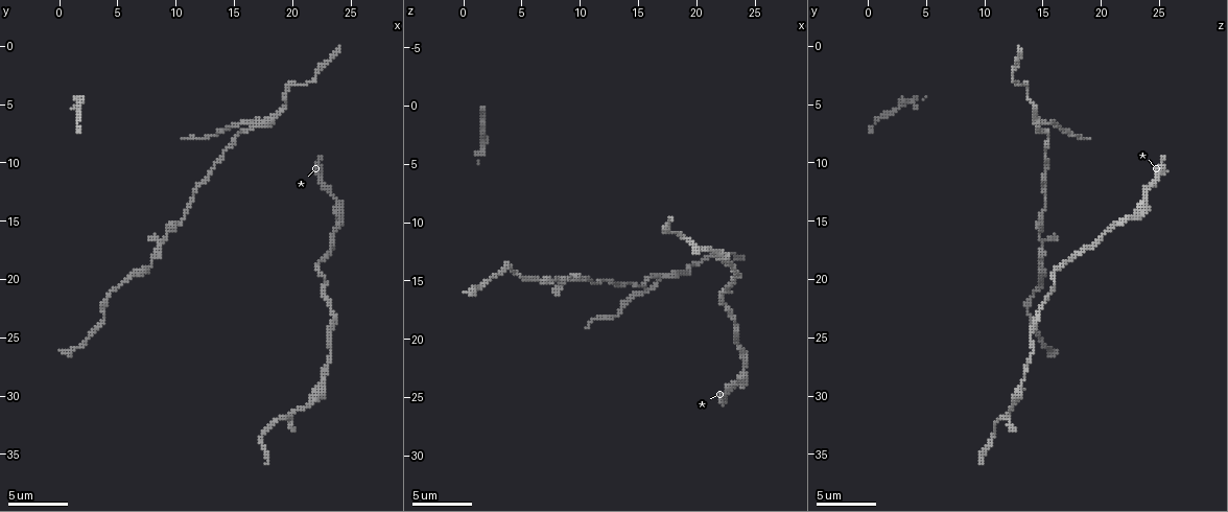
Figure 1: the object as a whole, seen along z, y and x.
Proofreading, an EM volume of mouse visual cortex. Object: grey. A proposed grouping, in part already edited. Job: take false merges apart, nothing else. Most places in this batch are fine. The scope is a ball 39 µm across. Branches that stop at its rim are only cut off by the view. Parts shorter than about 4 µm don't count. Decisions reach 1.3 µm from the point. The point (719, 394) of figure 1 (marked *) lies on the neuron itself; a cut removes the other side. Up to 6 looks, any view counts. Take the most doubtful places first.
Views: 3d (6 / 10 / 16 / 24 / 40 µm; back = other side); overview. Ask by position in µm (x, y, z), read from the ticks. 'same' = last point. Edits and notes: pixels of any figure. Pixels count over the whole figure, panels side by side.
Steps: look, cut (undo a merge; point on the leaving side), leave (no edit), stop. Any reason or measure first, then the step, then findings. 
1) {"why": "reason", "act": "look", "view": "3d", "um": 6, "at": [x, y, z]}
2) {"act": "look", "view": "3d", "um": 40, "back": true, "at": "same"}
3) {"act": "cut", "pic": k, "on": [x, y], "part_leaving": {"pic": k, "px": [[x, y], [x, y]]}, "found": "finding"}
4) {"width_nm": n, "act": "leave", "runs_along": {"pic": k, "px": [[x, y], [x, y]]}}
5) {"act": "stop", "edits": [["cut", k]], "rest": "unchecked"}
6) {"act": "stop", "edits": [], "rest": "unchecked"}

{"why": "thin neck", "act": "look", "view": "3d", "um": 16, "at": [9.0, 16.4, 14.8]}

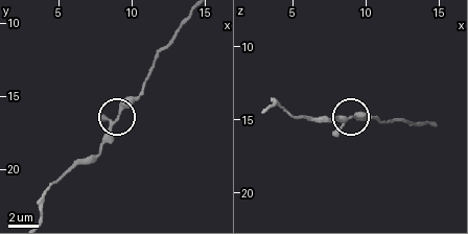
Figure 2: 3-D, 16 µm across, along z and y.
{"arms": 3, "act": "leave", "found": "continuous, no second neuron"}

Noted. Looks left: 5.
{"why": "thin neck", "act": "look", "view": "3d", "um": 16, "at": [4.0, 23.4, 14.0]}

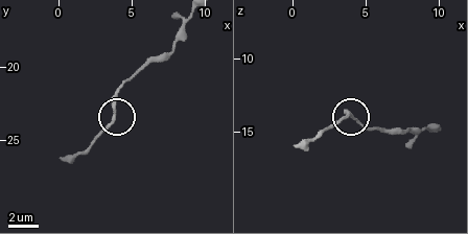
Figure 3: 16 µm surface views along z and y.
{"act": "leave", "runs_along": {"pic": 3, "px": [[430, 130], [371, 131], [348, 112], [320, 134]]}, "found": "continuous, no second neuron"}

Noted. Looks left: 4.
{"why": "a narrow waist", "act": "look", "view": "3d", "um": 6, "at": [23.2, 17.2, 18.8]}

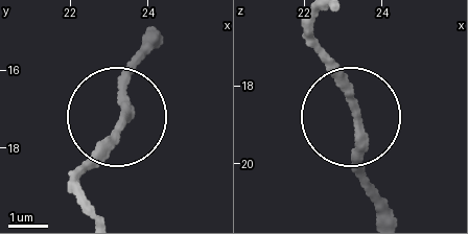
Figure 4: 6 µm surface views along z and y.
{"act": "leave", "runs_along": {"pic": 4, "px": [[384, 207], [365, 167], [351, 87], [307, 30]]}, "found": "one neuron here"}

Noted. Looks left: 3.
{"act": "stop", "edits": [], "rest": "unchecked"}

